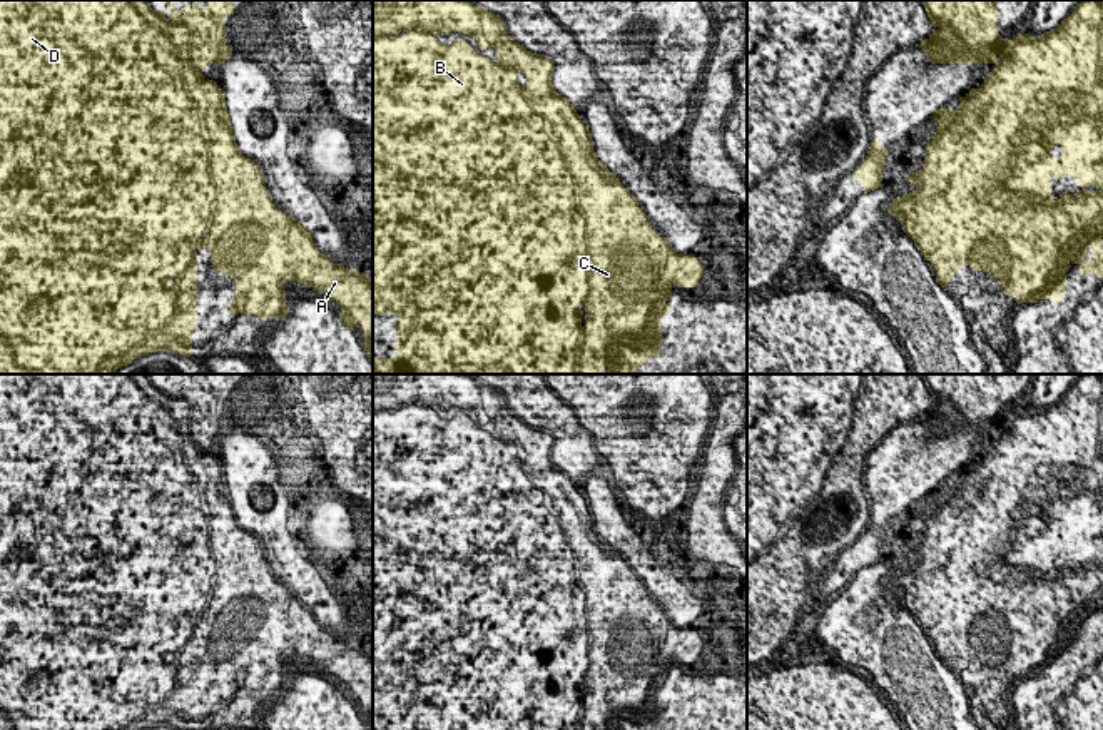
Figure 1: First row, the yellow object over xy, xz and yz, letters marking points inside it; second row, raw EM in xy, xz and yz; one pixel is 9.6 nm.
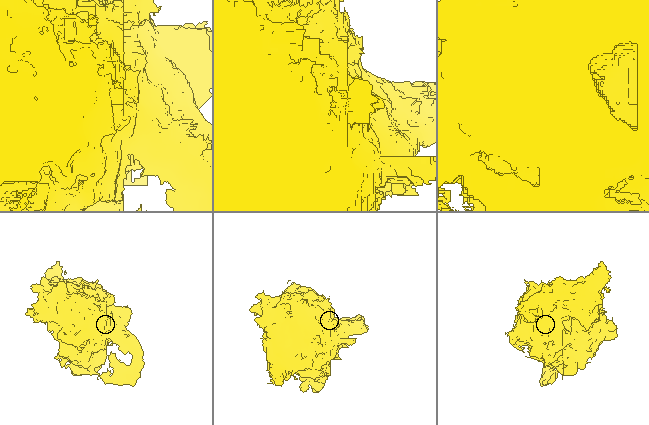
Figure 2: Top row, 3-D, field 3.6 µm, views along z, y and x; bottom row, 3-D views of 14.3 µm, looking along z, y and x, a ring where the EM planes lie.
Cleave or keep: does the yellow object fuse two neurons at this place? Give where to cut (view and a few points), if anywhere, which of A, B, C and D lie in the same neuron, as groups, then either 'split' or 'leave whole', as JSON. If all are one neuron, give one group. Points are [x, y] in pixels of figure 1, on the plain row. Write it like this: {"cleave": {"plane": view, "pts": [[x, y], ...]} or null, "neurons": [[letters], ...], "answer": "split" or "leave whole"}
{"cleave": null, "neurons": [["A", "B", "C", "D"]], "answer": "leave whole"}

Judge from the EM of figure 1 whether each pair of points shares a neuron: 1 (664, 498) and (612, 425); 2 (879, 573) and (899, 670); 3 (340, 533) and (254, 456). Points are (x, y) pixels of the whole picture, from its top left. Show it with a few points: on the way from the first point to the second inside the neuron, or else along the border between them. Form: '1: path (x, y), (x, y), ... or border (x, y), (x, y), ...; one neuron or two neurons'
1: path (654, 480), (652, 465), (630, 443); one neuron
2: path (873, 597), (873, 625), (894, 647); one neuron
3: border (278, 483), (286, 493); two neurons

